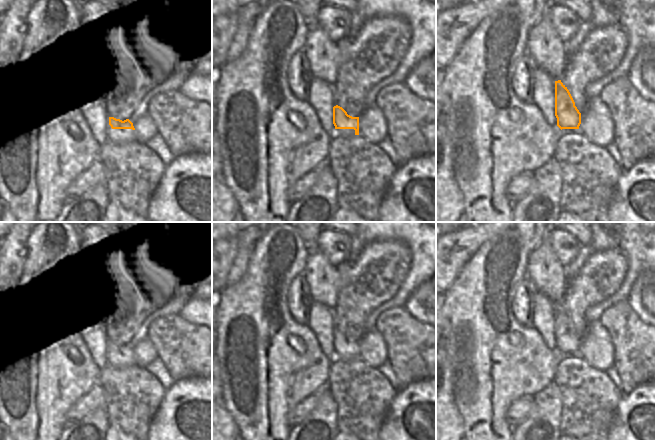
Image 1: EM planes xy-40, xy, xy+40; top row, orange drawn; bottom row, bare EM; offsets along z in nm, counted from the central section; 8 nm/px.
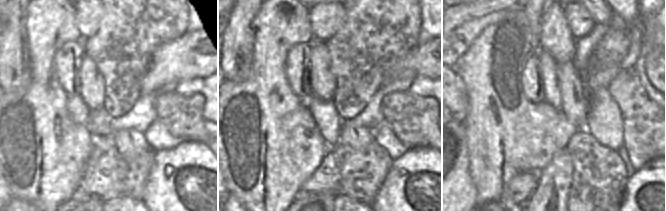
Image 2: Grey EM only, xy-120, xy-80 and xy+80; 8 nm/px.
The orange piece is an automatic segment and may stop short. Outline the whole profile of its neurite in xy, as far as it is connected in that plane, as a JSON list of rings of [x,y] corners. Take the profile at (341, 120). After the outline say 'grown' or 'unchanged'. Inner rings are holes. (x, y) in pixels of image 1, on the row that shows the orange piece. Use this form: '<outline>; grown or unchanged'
[[[340,106],[333,107],[335,135],[359,135],[359,117],[352,117]]]; grown

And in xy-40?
[[[109,117],[107,124],[107,141],[112,143],[130,143],[137,141],[133,123],[126,119],[124,121]]]; grown

